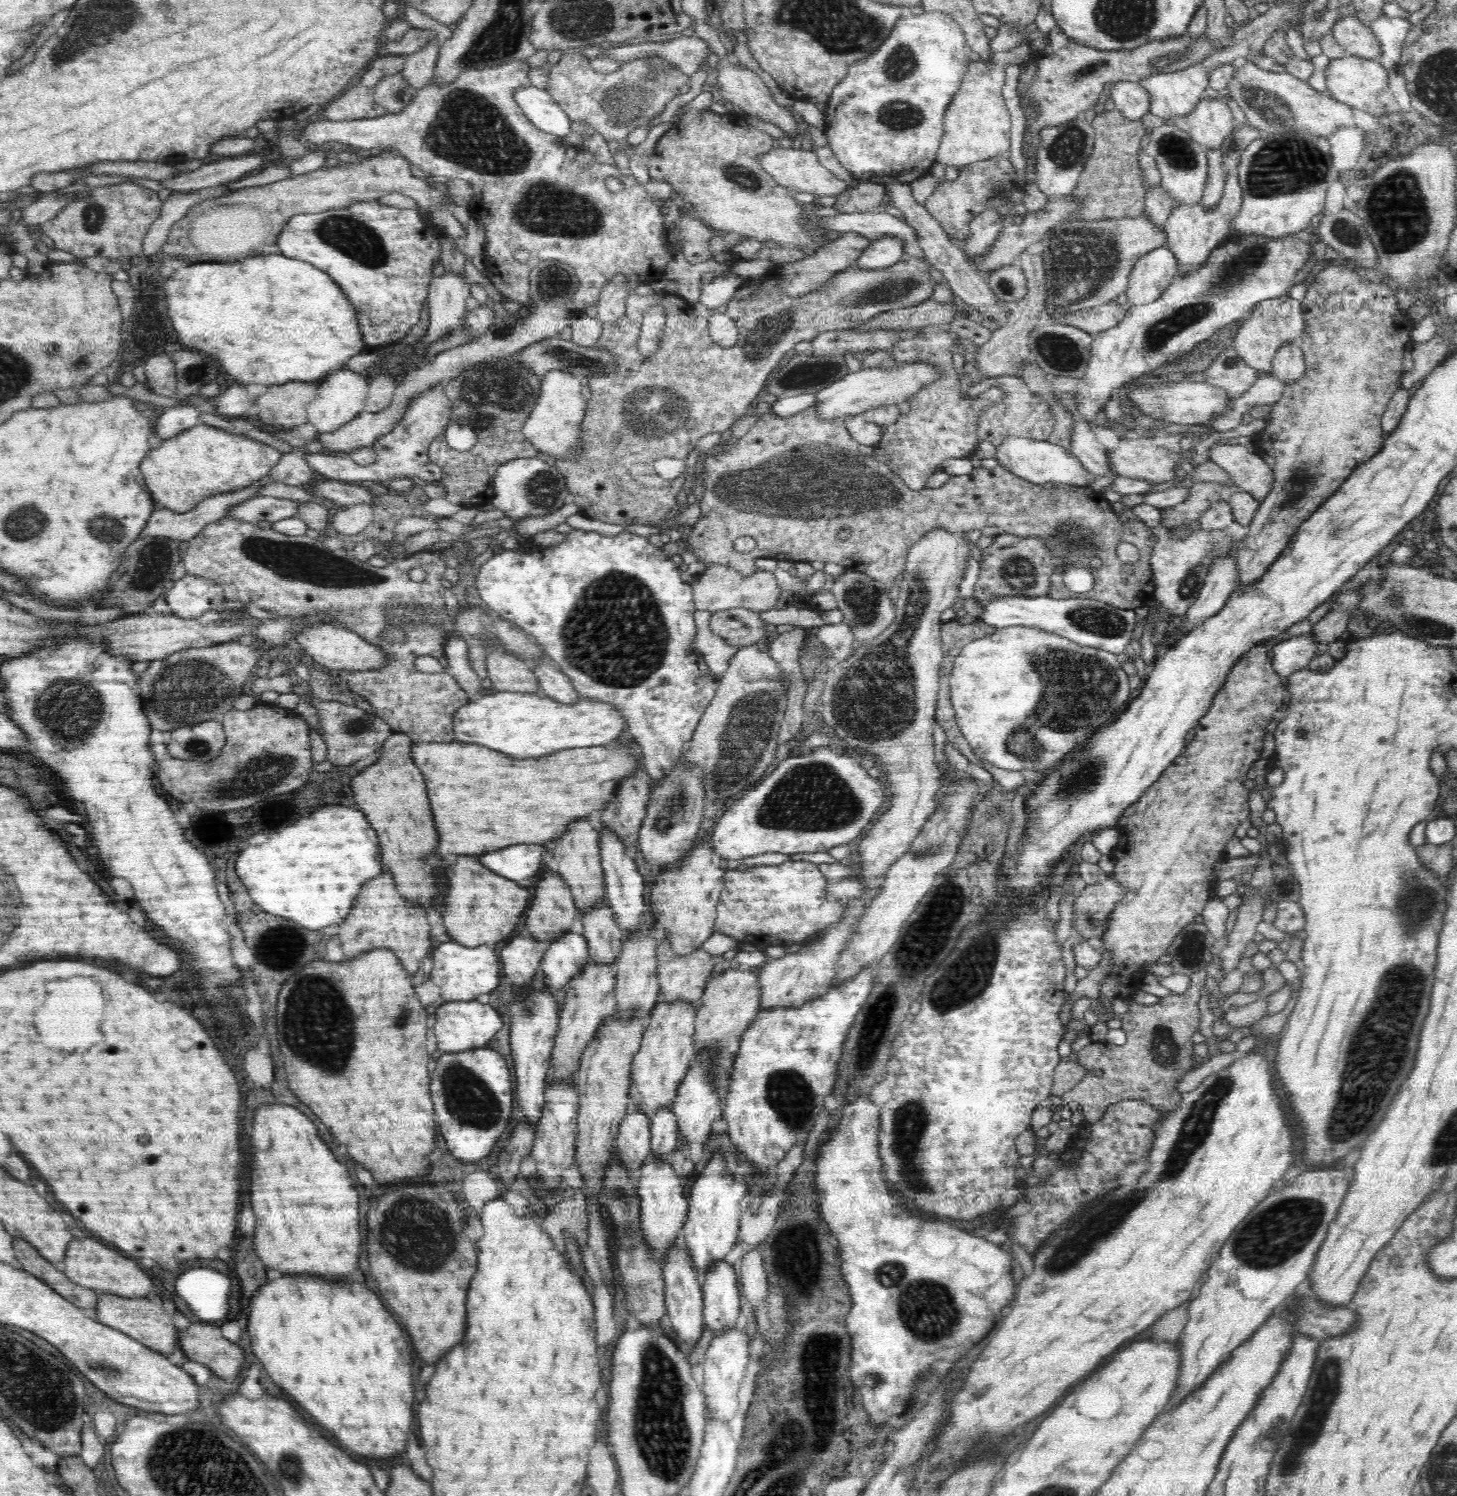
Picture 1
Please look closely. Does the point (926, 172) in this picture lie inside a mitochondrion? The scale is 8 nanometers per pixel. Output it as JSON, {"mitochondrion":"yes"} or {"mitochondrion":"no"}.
{"mitochondrion":"no"}

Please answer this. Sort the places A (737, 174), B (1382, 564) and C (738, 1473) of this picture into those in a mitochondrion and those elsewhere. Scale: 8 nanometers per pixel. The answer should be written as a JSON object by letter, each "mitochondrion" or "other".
{"A":"mitochondrion","B":"other","C":"other"}

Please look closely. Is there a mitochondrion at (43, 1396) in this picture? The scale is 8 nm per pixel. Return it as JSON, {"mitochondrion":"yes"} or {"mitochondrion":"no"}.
{"mitochondrion":"yes"}

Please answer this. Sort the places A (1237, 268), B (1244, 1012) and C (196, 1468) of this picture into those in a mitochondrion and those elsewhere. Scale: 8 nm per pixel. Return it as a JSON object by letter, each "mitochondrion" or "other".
{"A":"mitochondrion","B":"other","C":"mitochondrion"}

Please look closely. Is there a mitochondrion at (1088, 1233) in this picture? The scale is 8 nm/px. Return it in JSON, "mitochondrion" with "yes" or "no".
{"mitochondrion":"yes"}

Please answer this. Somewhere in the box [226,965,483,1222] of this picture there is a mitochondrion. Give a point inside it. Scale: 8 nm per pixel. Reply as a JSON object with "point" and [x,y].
{"point":[327,1038]}

